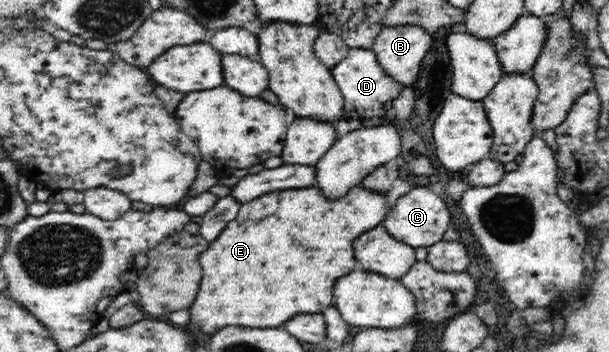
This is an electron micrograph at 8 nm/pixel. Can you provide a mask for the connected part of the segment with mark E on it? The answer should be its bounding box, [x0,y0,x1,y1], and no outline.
[189,185,390,335]

